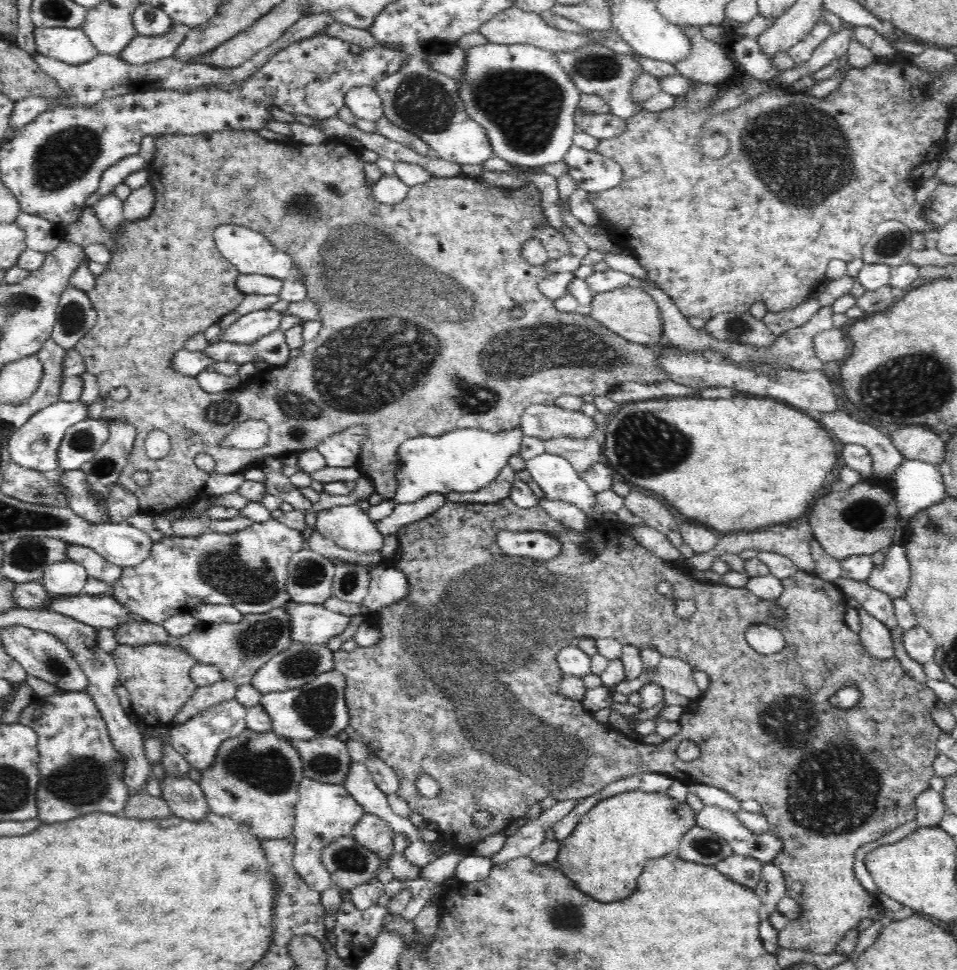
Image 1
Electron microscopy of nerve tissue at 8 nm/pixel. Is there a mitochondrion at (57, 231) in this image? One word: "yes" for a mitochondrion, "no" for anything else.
no

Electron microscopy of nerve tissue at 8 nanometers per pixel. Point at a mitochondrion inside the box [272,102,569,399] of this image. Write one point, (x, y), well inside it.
(305, 205)

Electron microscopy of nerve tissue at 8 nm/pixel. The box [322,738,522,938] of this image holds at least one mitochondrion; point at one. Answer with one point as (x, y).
(351, 860)

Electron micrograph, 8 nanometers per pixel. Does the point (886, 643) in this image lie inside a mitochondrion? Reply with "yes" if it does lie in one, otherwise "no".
no

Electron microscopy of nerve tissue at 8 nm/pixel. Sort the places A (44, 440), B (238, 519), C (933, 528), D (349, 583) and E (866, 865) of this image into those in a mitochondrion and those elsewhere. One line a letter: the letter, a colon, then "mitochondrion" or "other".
A: mitochondrion
B: other
C: mitochondrion
D: mitochondrion
E: other

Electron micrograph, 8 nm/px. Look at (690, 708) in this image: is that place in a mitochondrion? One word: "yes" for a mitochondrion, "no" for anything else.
no

